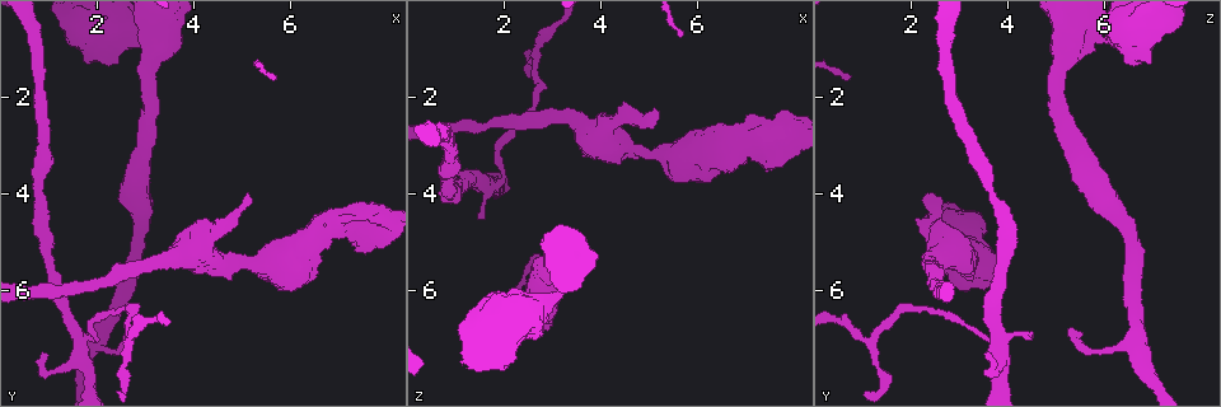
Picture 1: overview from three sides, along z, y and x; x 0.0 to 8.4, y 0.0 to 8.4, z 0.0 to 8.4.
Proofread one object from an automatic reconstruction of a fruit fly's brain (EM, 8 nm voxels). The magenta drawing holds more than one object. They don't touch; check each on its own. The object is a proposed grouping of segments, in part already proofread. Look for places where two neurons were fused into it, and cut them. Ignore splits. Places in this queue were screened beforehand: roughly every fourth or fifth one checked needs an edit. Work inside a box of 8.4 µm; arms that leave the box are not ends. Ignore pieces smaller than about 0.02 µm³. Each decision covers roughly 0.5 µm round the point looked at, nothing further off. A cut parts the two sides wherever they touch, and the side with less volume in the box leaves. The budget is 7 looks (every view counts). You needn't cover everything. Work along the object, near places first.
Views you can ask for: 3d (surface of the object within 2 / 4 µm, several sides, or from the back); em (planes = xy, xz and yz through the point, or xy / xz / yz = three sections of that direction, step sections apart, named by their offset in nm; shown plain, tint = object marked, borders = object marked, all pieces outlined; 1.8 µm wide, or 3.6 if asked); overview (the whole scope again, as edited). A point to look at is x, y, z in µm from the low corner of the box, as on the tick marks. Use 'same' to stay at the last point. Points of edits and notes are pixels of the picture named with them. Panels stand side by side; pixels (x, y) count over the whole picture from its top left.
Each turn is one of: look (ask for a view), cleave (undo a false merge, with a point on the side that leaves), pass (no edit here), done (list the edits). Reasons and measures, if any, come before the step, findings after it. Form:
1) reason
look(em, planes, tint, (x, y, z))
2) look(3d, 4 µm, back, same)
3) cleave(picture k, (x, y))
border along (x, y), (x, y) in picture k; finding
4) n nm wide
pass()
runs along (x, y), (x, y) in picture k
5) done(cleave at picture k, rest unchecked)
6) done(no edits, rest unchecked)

thin neck
look(em, 3.6 µm, planes, tint, (0.75, 3.90, 3.60))

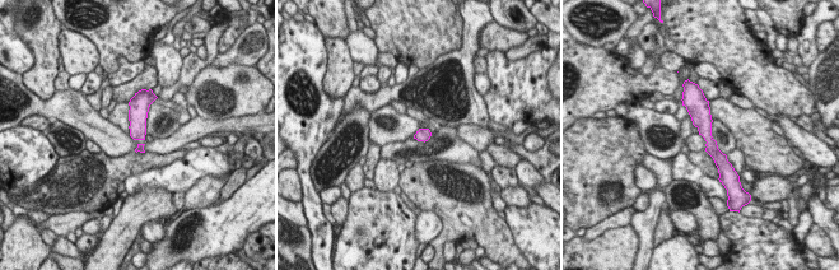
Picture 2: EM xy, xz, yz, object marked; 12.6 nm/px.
pass()
runs along (697, 98), (704, 130), (721, 166) in picture 2; all the same neuron

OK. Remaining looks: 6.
sharp bend
look(3d, 2 µm, (1.70, 7.05, 3.85))

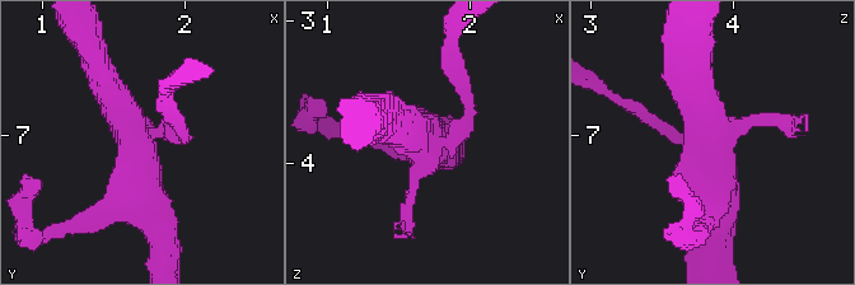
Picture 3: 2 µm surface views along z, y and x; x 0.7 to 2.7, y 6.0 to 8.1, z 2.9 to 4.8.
shape alone is not enough
look(em, planes, tint, (1.68, 6.98, 3.80))

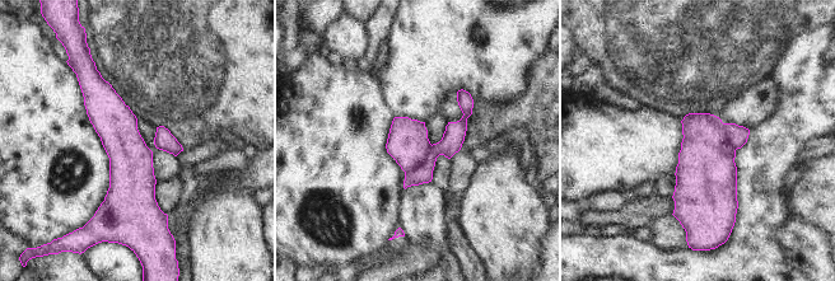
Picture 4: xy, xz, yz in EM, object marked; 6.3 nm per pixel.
cleave(picture 4, (452, 140))
border along (432, 145), (425, 158), (405, 173) in picture 4; two neurons meet here

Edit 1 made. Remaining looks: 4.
look(overview)

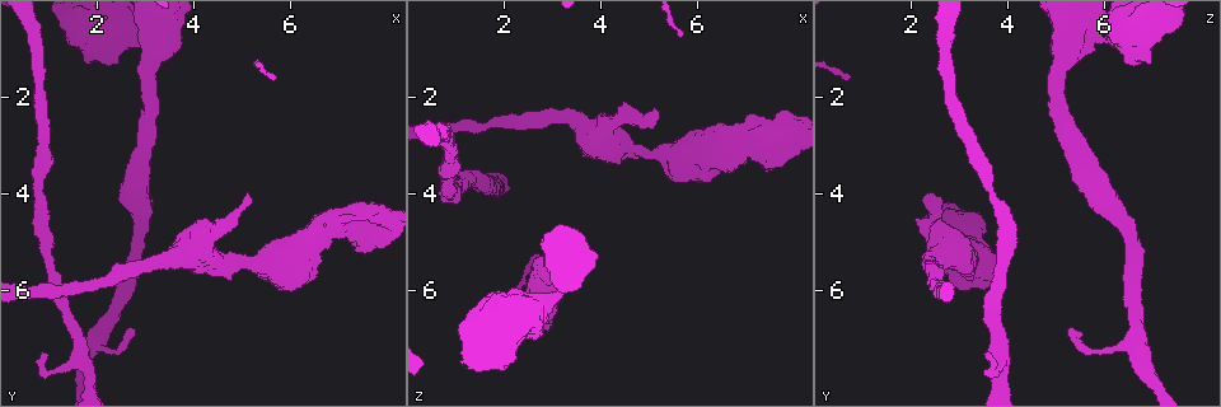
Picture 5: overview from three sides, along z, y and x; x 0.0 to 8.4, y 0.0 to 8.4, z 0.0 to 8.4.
closes a loop
look(em, 3.6 µm, planes, borders, (5.90, 5.15, 3.15))

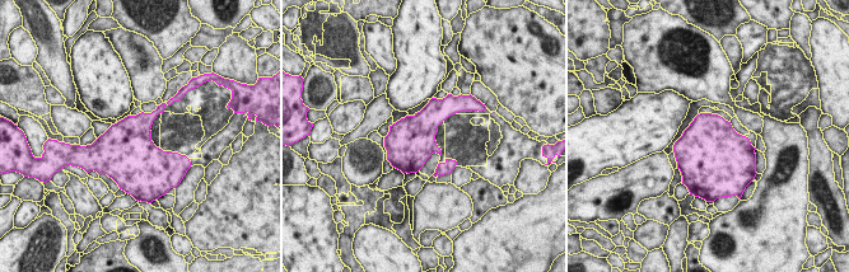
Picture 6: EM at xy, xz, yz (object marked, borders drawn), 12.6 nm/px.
pass()
one neuron here

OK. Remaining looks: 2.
done(cleave at picture 4, rest unchecked)

